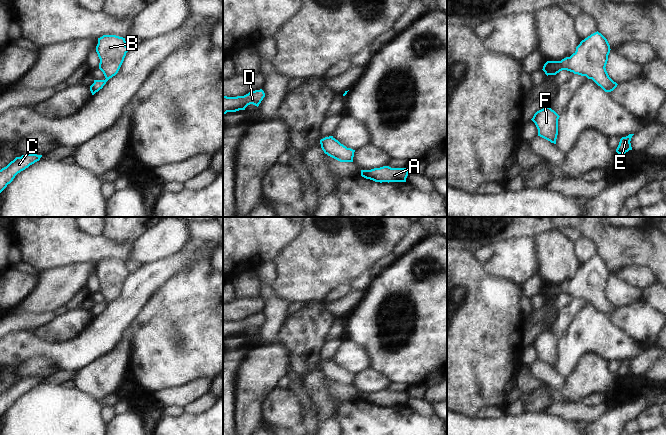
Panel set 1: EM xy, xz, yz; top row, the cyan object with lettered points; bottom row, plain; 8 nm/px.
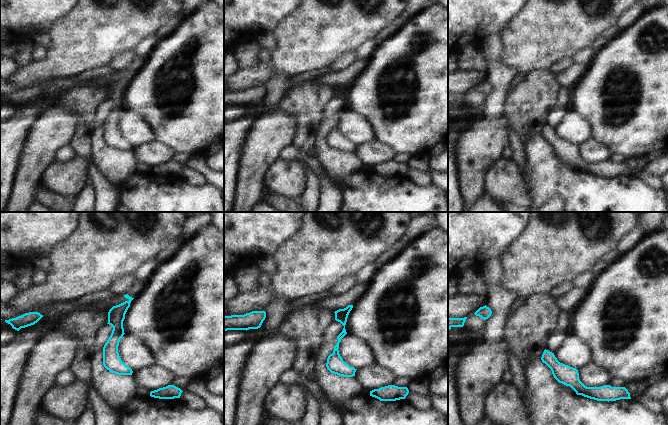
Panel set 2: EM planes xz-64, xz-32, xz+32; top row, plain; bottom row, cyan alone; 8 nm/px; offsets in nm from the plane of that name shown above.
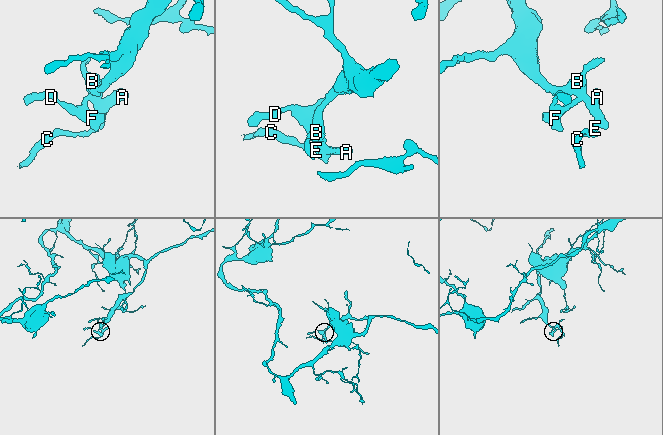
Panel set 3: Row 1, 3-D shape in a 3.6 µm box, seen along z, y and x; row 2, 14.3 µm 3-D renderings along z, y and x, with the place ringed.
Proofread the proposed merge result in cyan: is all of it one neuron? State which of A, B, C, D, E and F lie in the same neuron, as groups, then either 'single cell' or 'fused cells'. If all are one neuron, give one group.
A B C D E F | single cell

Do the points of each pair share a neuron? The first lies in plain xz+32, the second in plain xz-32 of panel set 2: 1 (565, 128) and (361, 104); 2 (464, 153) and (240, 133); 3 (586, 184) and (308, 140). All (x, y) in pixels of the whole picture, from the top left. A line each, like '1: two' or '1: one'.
1: two
2: two
3: two

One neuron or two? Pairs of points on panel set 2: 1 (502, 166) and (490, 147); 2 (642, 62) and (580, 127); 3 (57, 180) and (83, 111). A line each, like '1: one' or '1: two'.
1: two
2: two
3: one

